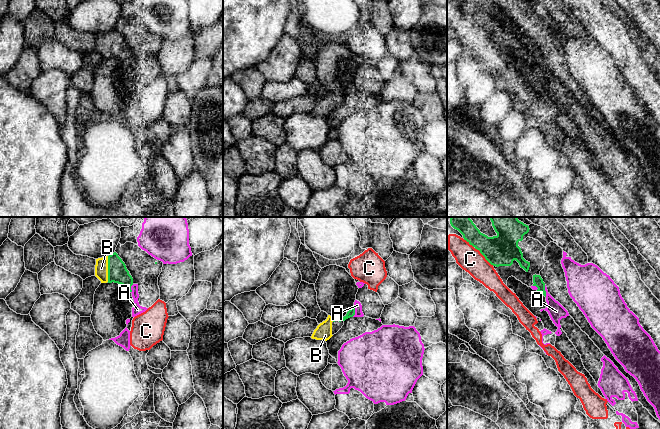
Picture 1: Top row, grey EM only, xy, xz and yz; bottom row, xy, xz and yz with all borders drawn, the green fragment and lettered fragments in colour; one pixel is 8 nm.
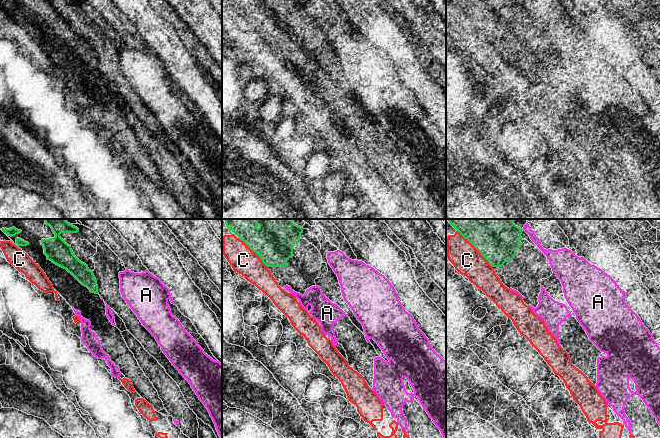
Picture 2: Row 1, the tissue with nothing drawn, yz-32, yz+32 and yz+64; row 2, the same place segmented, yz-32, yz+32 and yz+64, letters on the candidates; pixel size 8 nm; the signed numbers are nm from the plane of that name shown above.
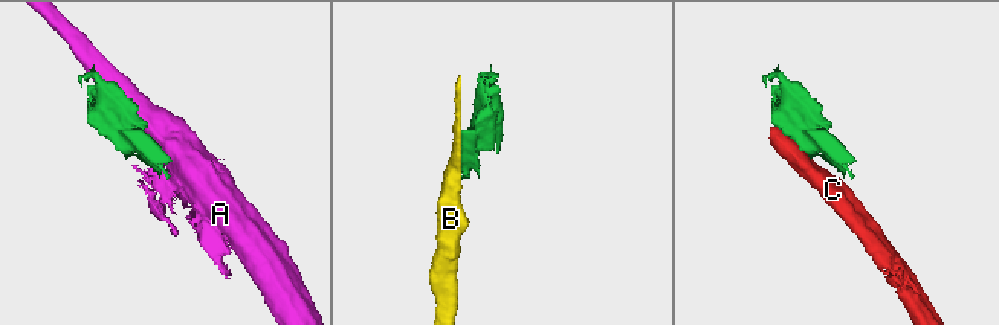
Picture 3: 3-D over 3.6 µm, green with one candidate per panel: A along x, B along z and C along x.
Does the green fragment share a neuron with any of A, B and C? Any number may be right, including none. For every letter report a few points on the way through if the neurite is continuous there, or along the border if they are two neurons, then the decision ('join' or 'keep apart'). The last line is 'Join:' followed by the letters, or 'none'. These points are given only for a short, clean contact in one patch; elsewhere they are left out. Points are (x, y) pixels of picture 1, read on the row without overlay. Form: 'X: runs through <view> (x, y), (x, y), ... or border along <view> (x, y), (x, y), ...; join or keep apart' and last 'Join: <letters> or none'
A: keep apart
B: join
C: keep apart
Join: B

